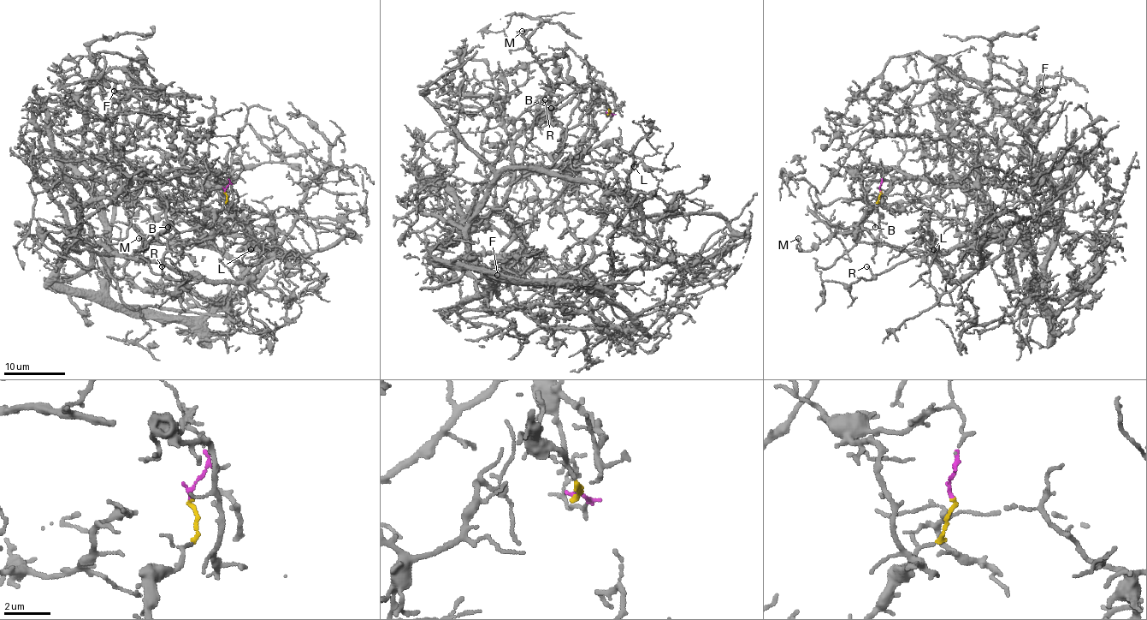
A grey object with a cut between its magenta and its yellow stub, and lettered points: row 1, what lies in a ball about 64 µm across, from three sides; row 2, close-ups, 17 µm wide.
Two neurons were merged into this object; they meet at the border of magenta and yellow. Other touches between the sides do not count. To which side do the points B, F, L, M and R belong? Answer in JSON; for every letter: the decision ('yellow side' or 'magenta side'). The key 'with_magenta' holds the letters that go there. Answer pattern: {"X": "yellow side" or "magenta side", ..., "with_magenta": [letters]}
{"B": "magenta side", "F": "magenta side", "L": "yellow side", "M": "magenta side", "R": "yellow side", "with_magenta": ["B", "F", "M"]}

